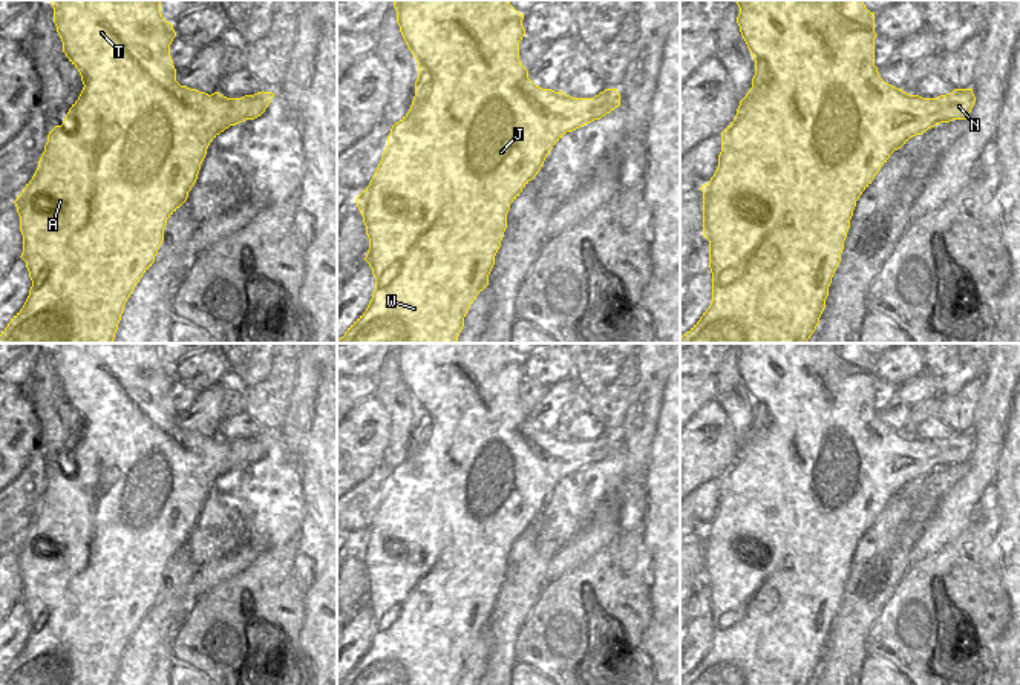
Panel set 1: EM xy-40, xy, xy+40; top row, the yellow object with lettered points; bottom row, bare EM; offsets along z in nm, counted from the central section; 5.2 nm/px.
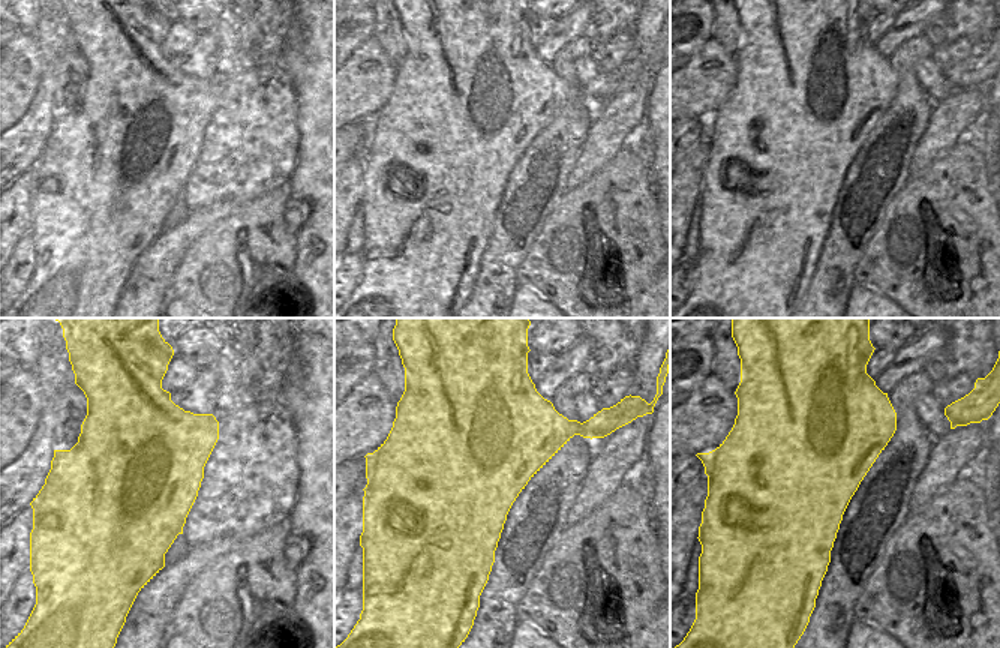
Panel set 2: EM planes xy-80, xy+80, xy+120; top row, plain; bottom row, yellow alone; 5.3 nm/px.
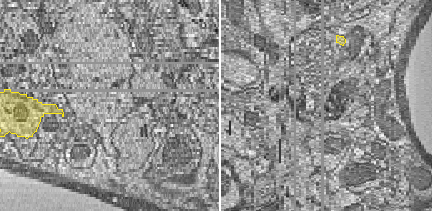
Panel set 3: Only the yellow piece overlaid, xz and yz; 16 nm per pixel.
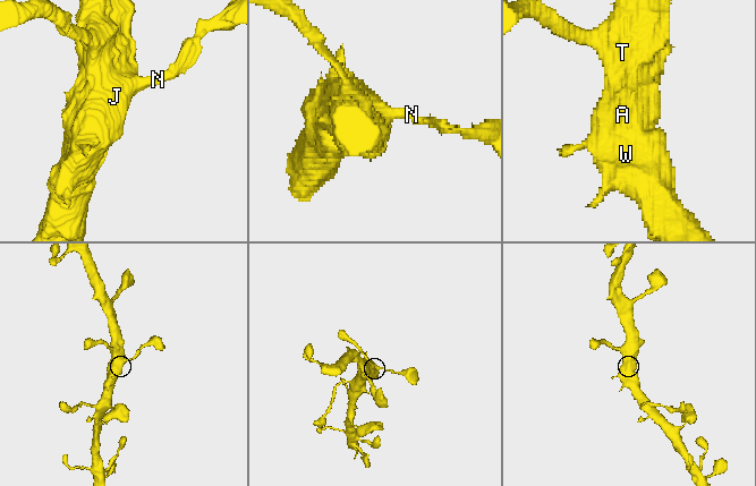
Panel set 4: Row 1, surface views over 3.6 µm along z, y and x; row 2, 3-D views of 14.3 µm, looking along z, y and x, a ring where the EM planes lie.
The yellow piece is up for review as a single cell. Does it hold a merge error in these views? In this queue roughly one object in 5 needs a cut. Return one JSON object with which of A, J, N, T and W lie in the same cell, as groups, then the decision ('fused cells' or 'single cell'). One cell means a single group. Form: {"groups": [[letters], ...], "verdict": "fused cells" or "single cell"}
{"groups": [["A", "J", "N", "T", "W"]], "verdict": "single cell"}

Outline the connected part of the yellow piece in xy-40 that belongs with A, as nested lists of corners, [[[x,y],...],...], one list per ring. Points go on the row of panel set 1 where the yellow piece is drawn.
[[[51,0],[54,23],[63,41],[63,52],[78,69],[84,84],[78,100],[69,109],[61,126],[55,126],[44,146],[38,167],[32,179],[14,201],[20,216],[23,234],[21,259],[26,262],[32,287],[23,308],[11,319],[0,334],[0,343],[112,343],[124,305],[133,293],[142,274],[155,262],[155,256],[164,241],[167,219],[187,201],[188,192],[198,179],[201,164],[210,143],[230,126],[260,116],[271,103],[273,92],[257,92],[242,98],[227,98],[219,92],[211,95],[181,86],[176,81],[176,69],[170,57],[170,44],[176,37],[173,25],[161,14],[161,0]]]

